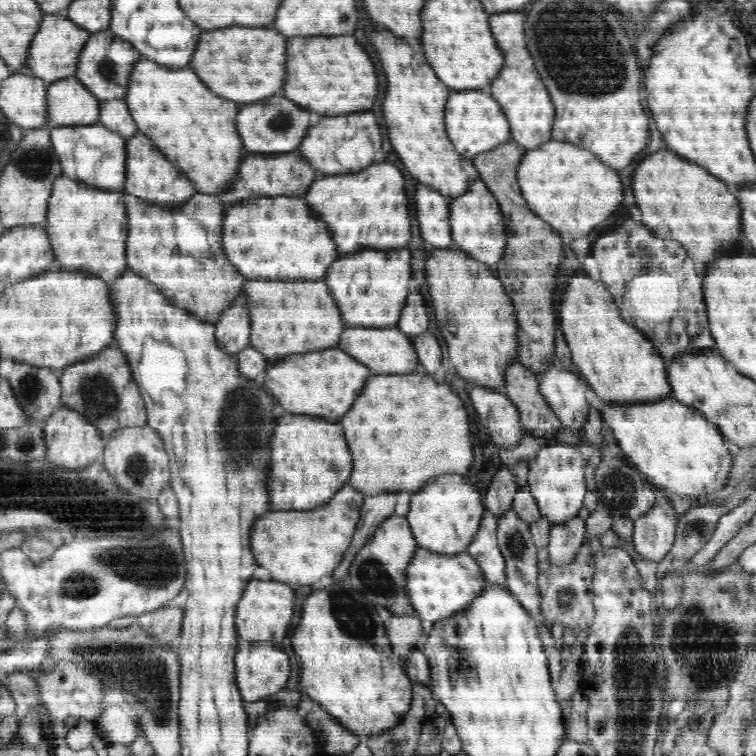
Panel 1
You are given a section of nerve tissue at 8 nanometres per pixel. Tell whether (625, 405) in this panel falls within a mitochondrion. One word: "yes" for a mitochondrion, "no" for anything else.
no

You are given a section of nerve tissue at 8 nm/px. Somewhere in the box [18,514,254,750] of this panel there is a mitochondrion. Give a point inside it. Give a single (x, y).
(138, 669)

